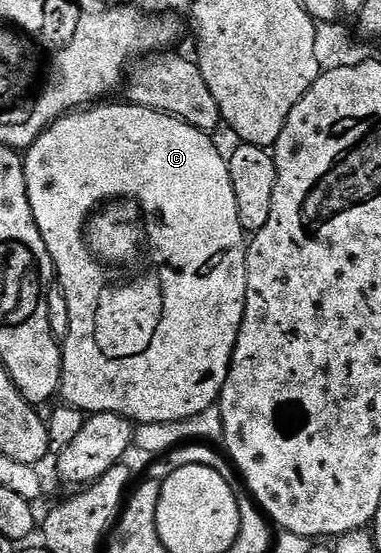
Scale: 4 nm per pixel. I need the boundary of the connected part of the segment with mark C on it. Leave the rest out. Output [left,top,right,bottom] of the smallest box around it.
[23,104,248,424]

